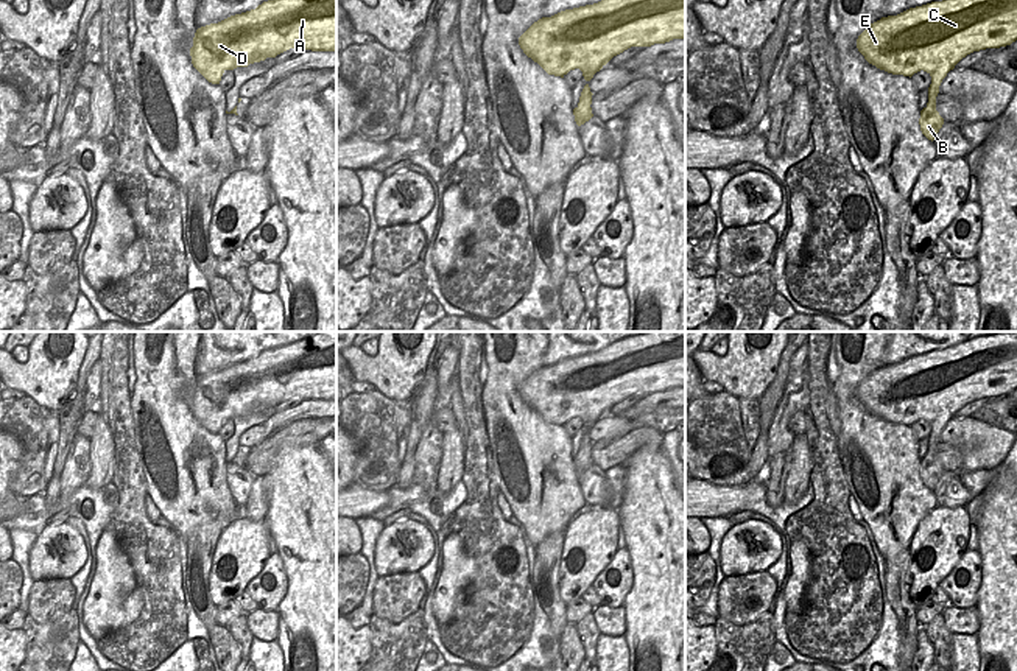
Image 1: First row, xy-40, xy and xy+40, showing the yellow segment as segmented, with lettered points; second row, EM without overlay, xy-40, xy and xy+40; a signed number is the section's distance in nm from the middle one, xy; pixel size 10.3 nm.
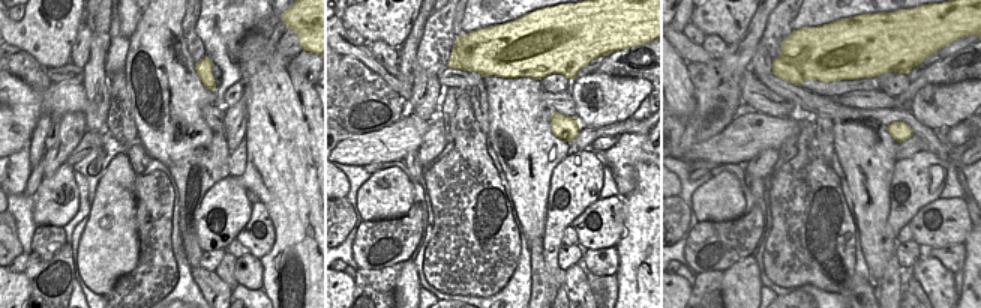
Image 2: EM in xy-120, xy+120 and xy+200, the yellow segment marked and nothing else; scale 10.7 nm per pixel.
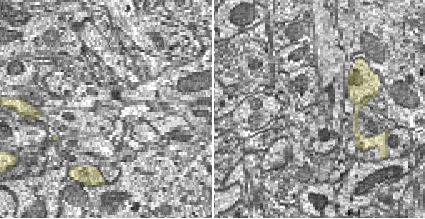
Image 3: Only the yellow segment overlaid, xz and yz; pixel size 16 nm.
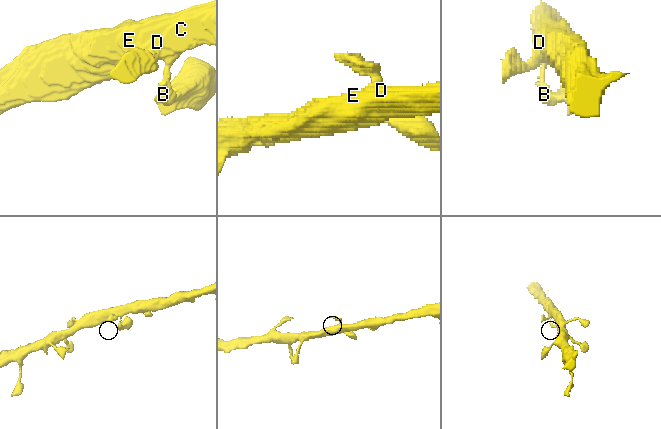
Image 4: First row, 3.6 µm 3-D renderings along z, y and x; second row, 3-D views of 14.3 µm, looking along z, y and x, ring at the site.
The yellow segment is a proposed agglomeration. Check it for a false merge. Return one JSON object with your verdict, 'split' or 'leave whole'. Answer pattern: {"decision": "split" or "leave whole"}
{"decision": "leave whole"}

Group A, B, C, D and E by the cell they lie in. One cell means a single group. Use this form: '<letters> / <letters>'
A B C D E

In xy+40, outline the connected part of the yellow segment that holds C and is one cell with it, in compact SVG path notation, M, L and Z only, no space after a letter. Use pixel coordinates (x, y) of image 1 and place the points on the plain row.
M1000 332L882 366L858 385L857 397L888 422L911 427L924 419L931 425L919 473L933 490L944 473L936 445L947 422L973 400L1015 389L1017 332Z

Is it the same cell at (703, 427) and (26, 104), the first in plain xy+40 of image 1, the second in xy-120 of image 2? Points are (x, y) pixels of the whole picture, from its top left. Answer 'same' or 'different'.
different

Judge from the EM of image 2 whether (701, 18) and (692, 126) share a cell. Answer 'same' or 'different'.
different

